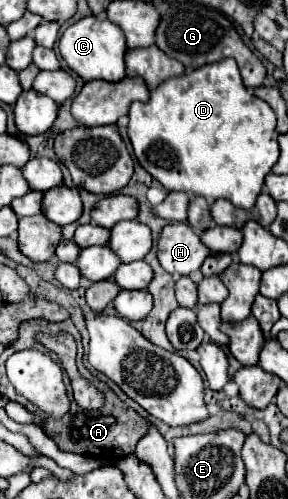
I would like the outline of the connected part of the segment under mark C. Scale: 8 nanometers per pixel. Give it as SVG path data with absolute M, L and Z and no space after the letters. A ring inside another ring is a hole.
M88 16L88 18L74 22L72 26L64 30L58 42L58 48L68 68L74 70L84 82L90 82L90 80L118 82L126 76L124 74L124 52L126 52L124 34L120 34L120 28L116 28L106 18Z

